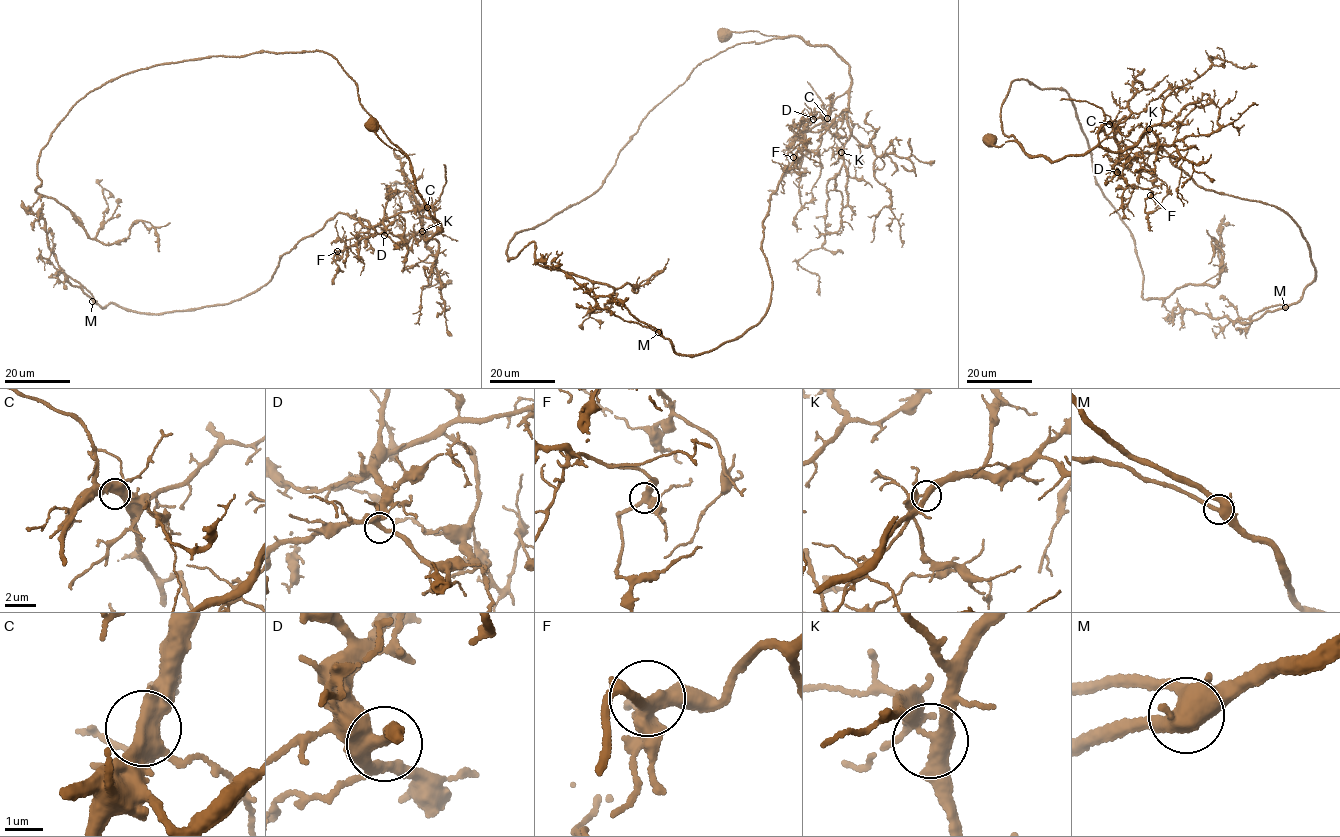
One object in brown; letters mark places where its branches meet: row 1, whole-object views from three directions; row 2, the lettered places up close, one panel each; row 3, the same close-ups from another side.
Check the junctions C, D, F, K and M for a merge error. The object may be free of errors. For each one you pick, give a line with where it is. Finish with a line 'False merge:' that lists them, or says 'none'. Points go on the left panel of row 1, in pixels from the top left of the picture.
C: (427, 207)
False merge: C

